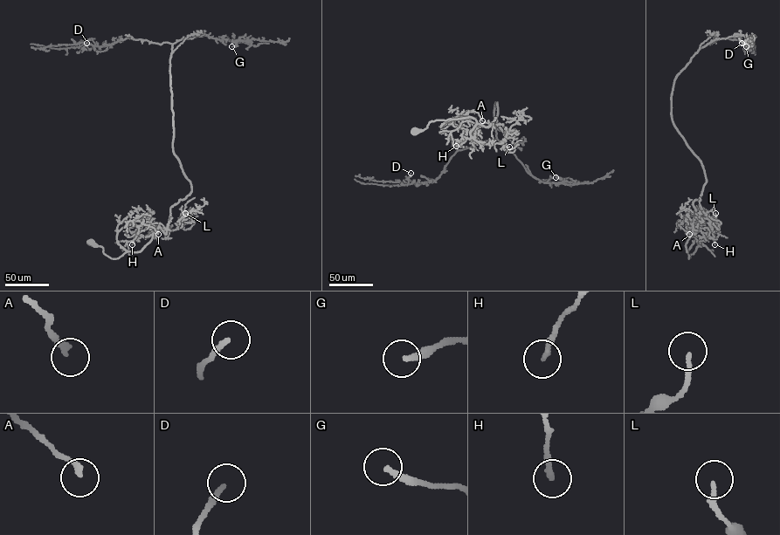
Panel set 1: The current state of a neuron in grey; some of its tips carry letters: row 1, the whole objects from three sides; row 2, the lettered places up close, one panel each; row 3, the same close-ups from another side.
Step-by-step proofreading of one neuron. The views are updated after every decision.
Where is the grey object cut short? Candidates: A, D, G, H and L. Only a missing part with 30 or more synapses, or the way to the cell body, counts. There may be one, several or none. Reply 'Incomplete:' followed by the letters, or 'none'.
Incomplete: none

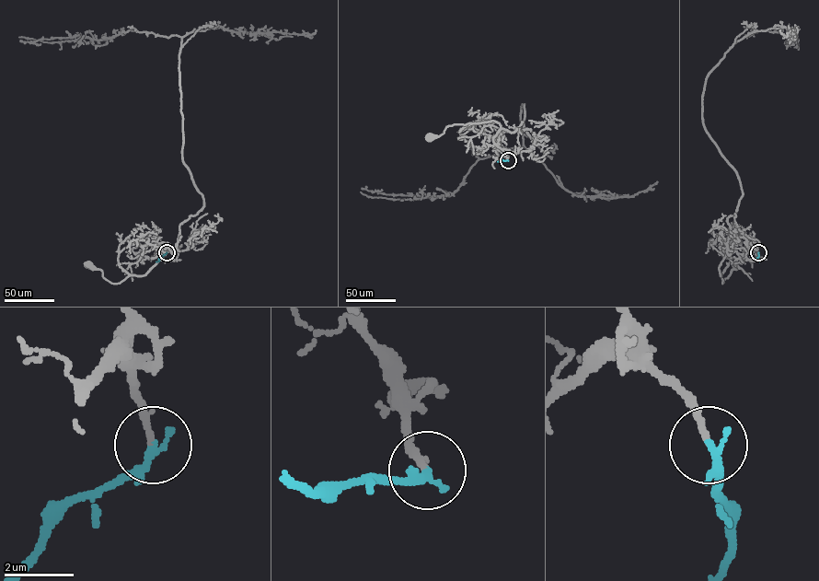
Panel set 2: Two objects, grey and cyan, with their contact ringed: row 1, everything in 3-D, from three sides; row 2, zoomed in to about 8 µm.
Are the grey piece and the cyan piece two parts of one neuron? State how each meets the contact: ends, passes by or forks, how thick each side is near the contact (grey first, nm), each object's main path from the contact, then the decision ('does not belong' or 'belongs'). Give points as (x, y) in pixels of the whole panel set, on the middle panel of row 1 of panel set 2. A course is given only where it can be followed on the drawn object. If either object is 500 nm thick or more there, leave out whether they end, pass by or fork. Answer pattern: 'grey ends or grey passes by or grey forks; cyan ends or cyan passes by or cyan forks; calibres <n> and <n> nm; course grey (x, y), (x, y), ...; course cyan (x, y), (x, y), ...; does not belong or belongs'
grey ends; cyan ends; calibres 180 and 260 nm; course grey (508, 160), (493, 140), (500, 125), (494, 121), (453, 124), (442, 133), (430, 136); course cyan (508, 160), (500, 157), (497, 161); belongs

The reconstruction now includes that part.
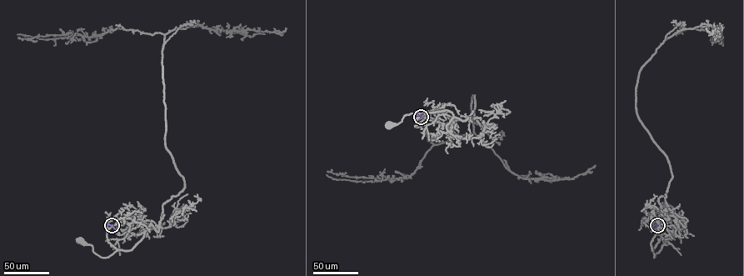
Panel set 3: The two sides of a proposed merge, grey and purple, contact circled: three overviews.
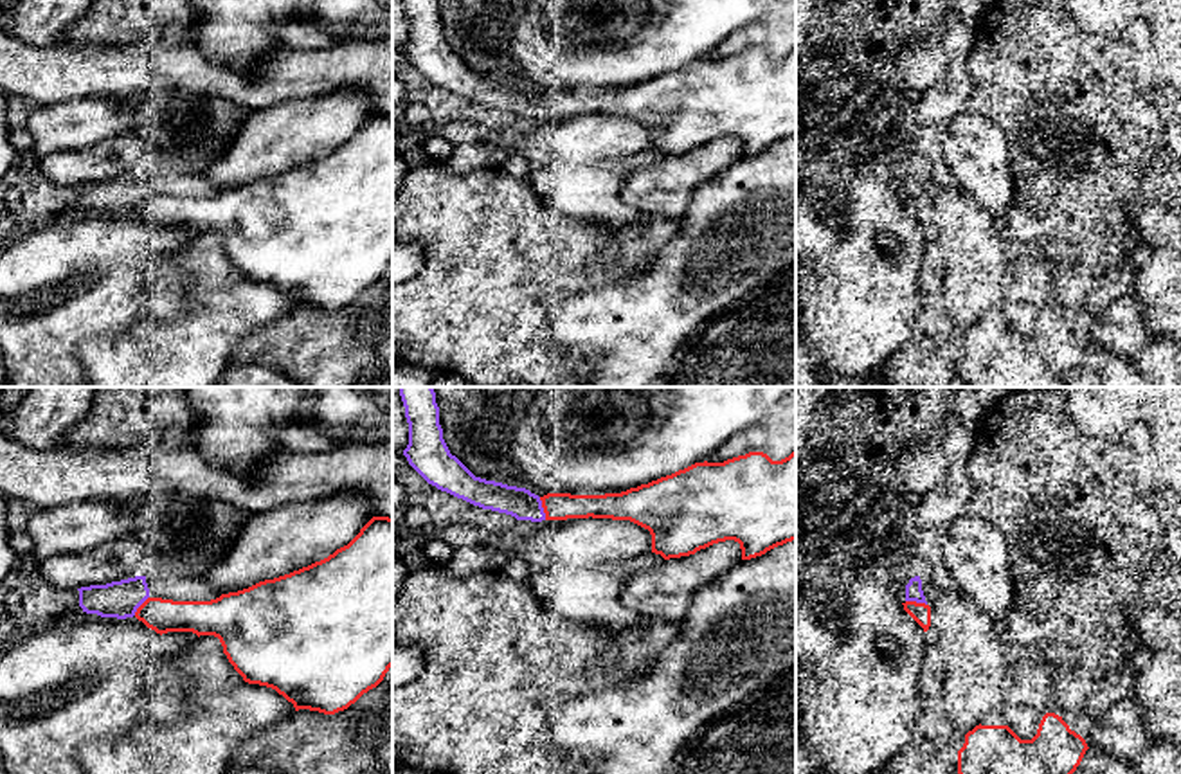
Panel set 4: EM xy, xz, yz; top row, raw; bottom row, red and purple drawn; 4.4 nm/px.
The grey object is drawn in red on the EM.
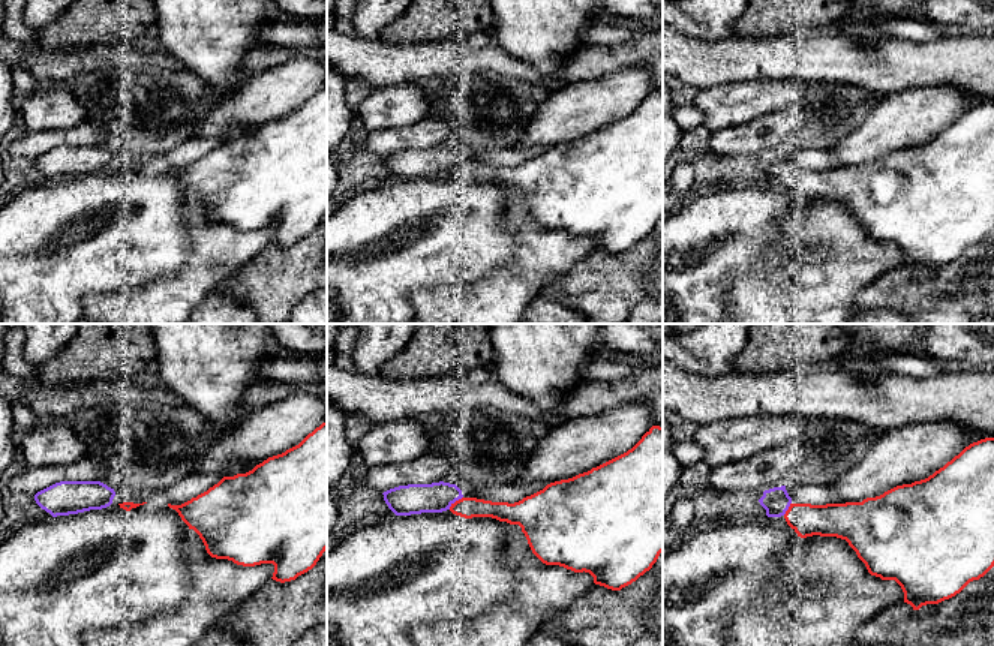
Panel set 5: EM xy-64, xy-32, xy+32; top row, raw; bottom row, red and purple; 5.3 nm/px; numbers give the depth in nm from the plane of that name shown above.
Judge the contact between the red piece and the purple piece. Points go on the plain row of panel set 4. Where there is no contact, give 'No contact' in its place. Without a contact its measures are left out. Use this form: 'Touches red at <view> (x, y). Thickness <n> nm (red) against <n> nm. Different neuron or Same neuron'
Touches red at xz (544, 105). Thickness 130 nm (red) against 140 nm. Same neuron

